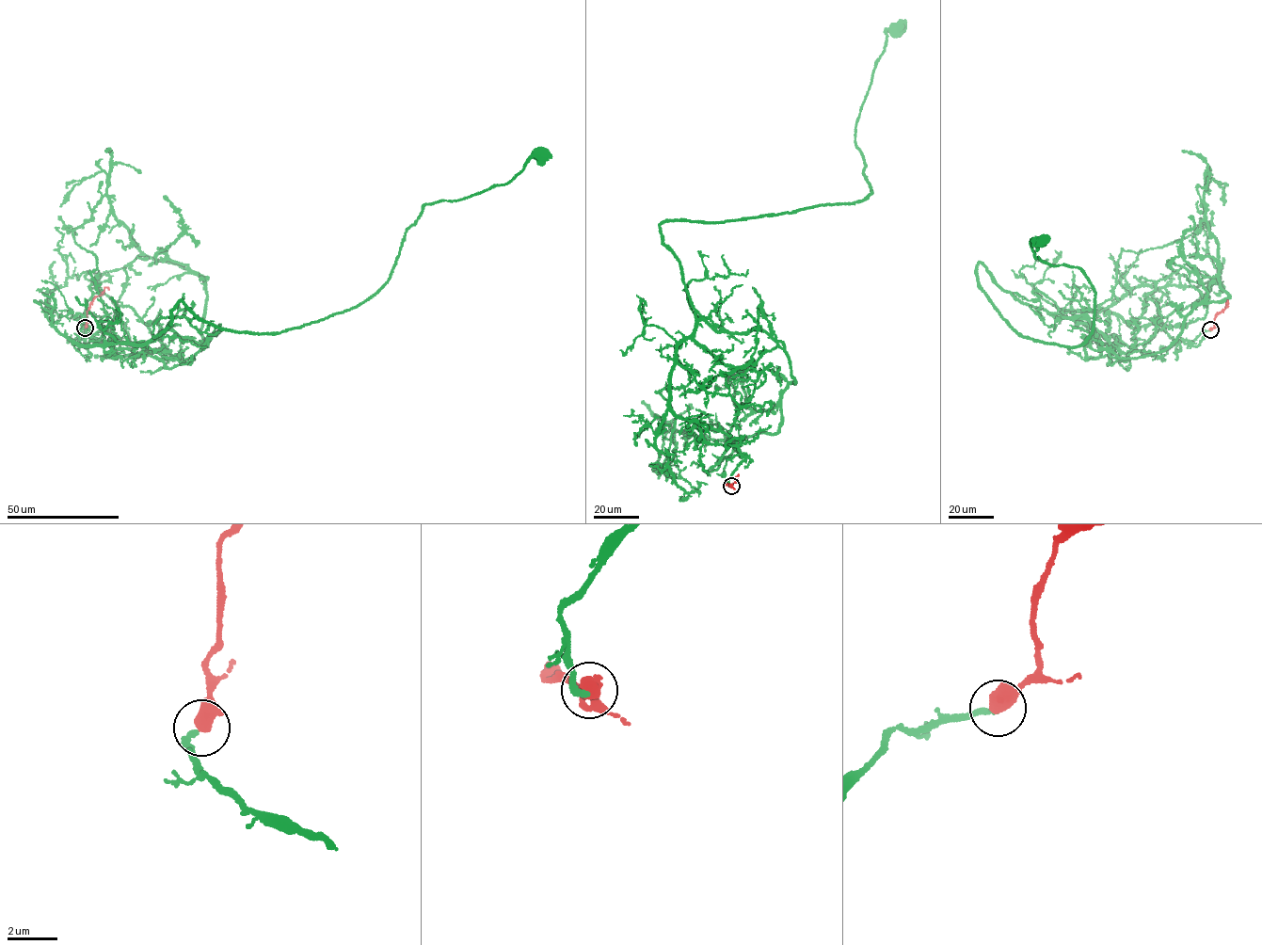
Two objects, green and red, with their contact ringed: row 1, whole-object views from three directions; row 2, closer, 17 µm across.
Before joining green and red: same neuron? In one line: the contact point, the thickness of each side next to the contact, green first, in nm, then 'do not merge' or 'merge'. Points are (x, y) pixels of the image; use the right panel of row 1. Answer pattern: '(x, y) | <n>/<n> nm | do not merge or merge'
(1210, 329) | 220/600 nm | merge

